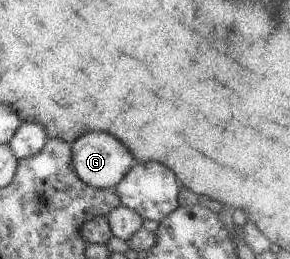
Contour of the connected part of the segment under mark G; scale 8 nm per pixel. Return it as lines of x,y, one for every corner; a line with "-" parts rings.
86,132
77,136
70,144
71,165
77,177
88,186
105,189
115,186
117,182
134,166
134,158
130,152
110,134
106,132

